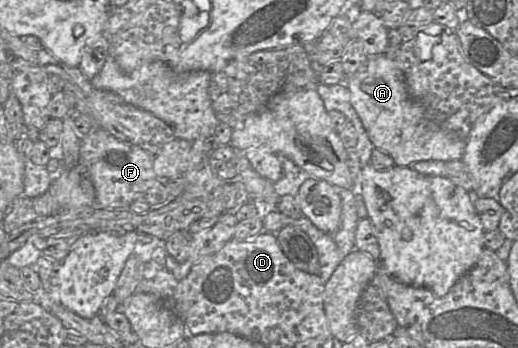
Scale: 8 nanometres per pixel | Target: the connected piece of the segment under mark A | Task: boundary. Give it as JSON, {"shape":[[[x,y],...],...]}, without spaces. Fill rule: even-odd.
{"shape":[[[385,55],[370,56],[367,66],[345,82],[350,92],[351,104],[374,148],[388,153],[395,165],[411,166],[418,161],[448,162],[462,158],[466,140],[427,117],[421,105],[409,96],[396,61]]]}

